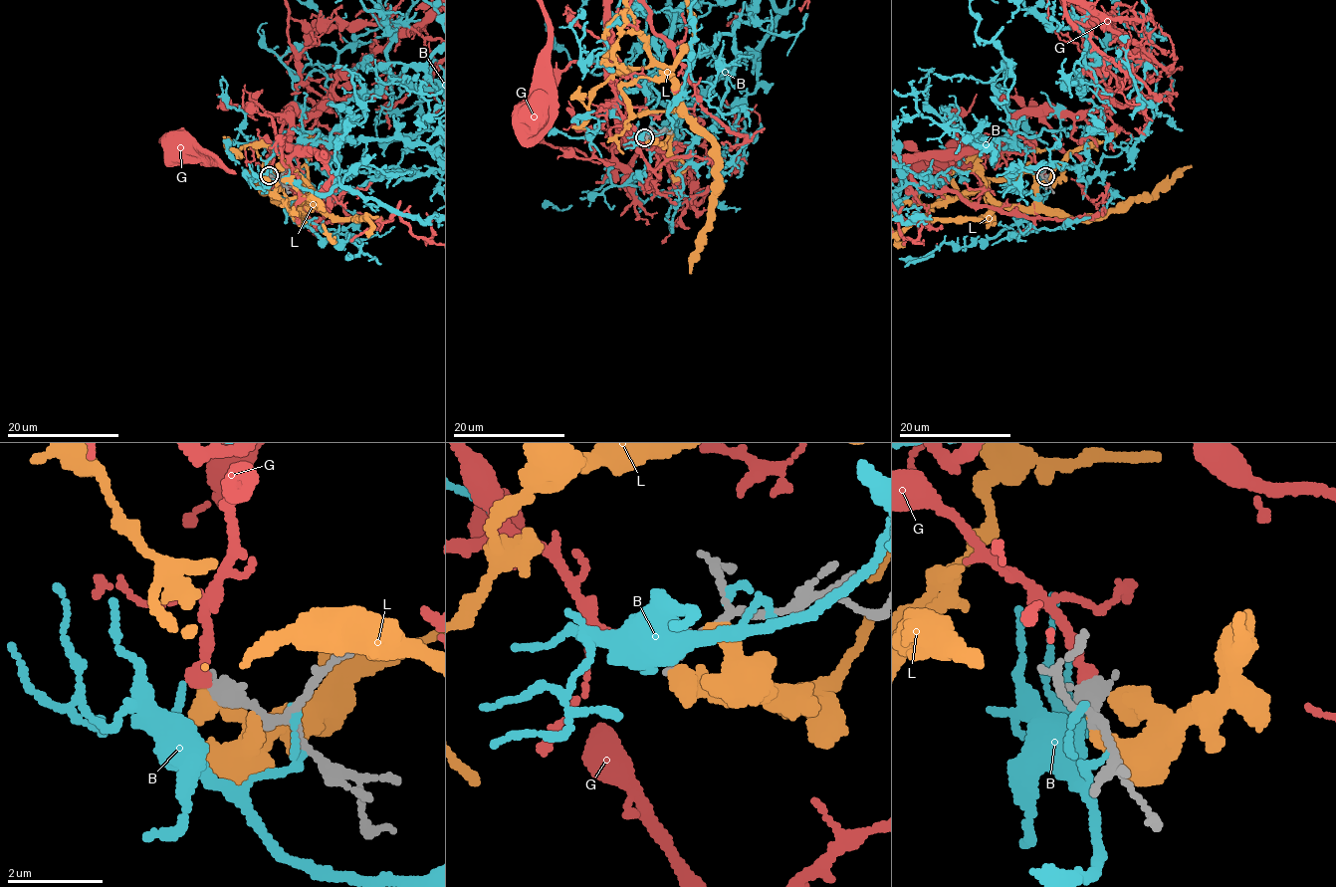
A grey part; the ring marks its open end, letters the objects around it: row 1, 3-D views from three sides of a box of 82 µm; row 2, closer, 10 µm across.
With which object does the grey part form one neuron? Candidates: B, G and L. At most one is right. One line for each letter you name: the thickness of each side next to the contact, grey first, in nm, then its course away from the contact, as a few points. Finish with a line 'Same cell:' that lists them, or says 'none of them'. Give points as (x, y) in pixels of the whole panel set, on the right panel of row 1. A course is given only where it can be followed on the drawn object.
G: 420/320 nm
Same cell: G

